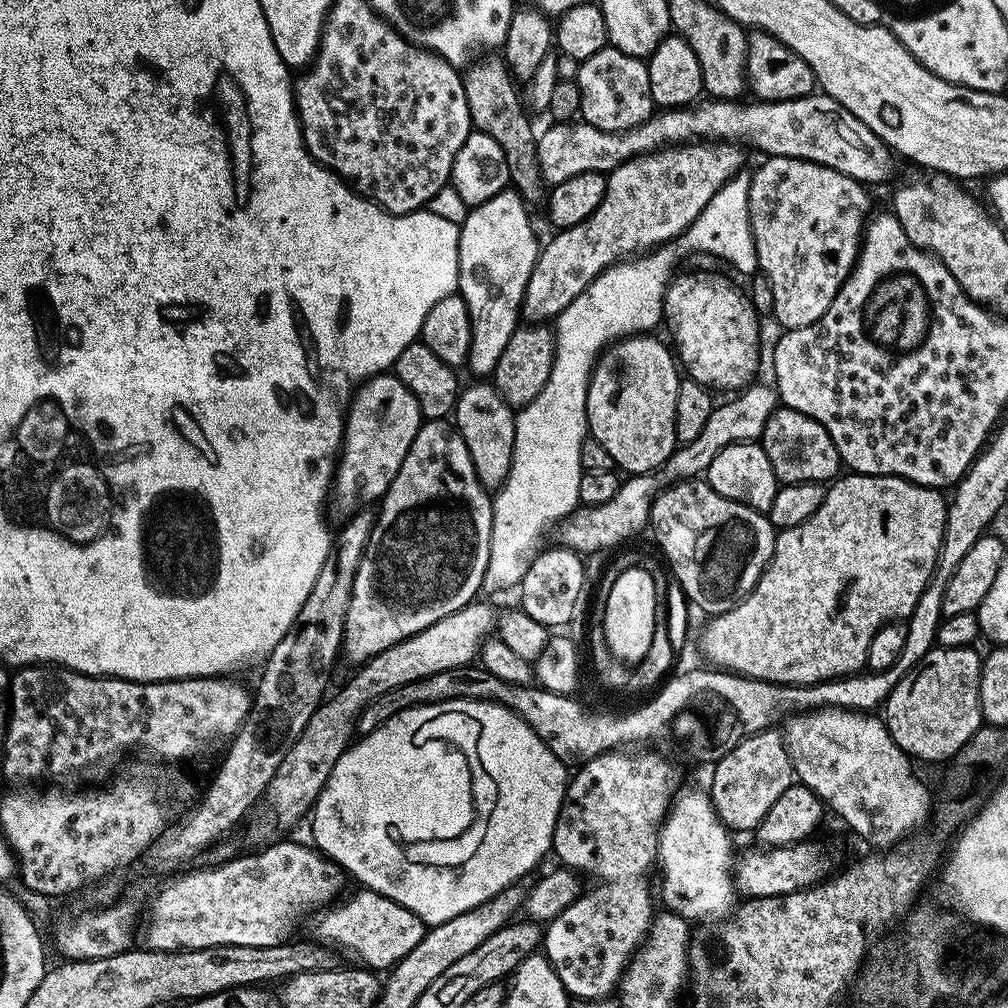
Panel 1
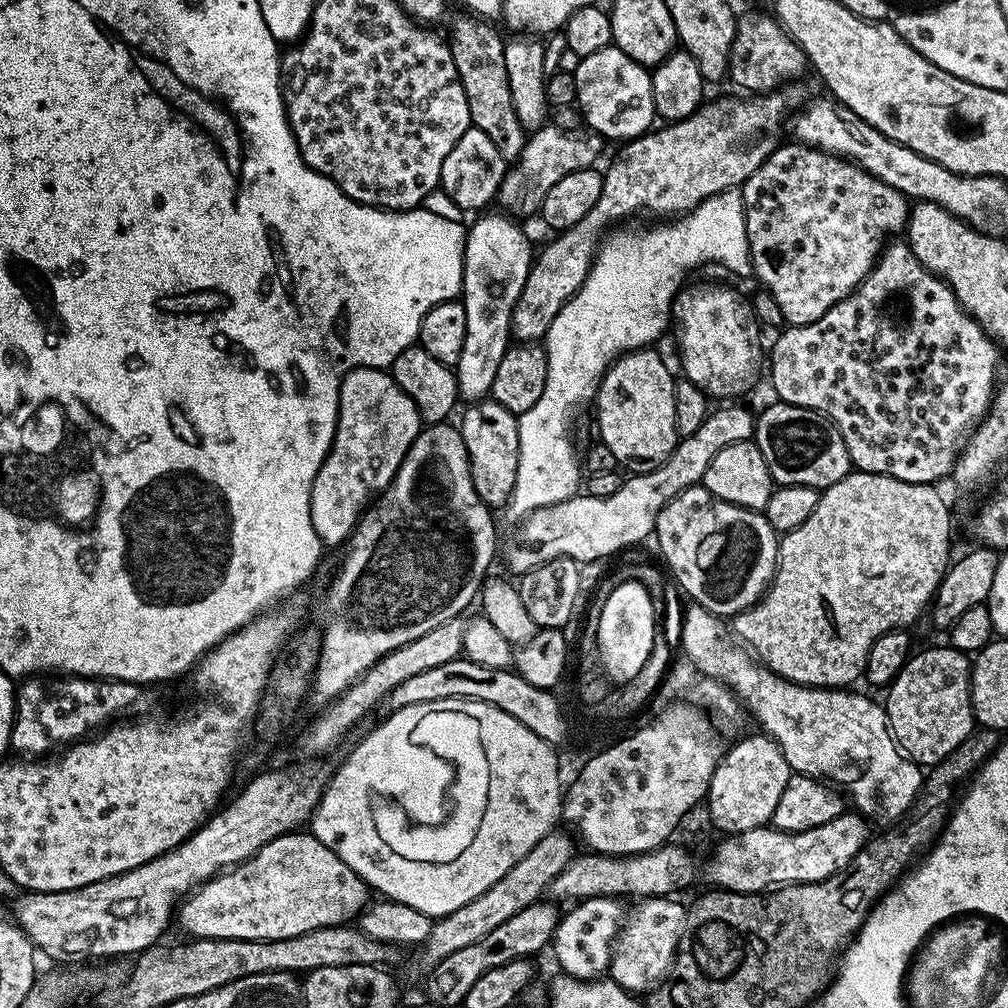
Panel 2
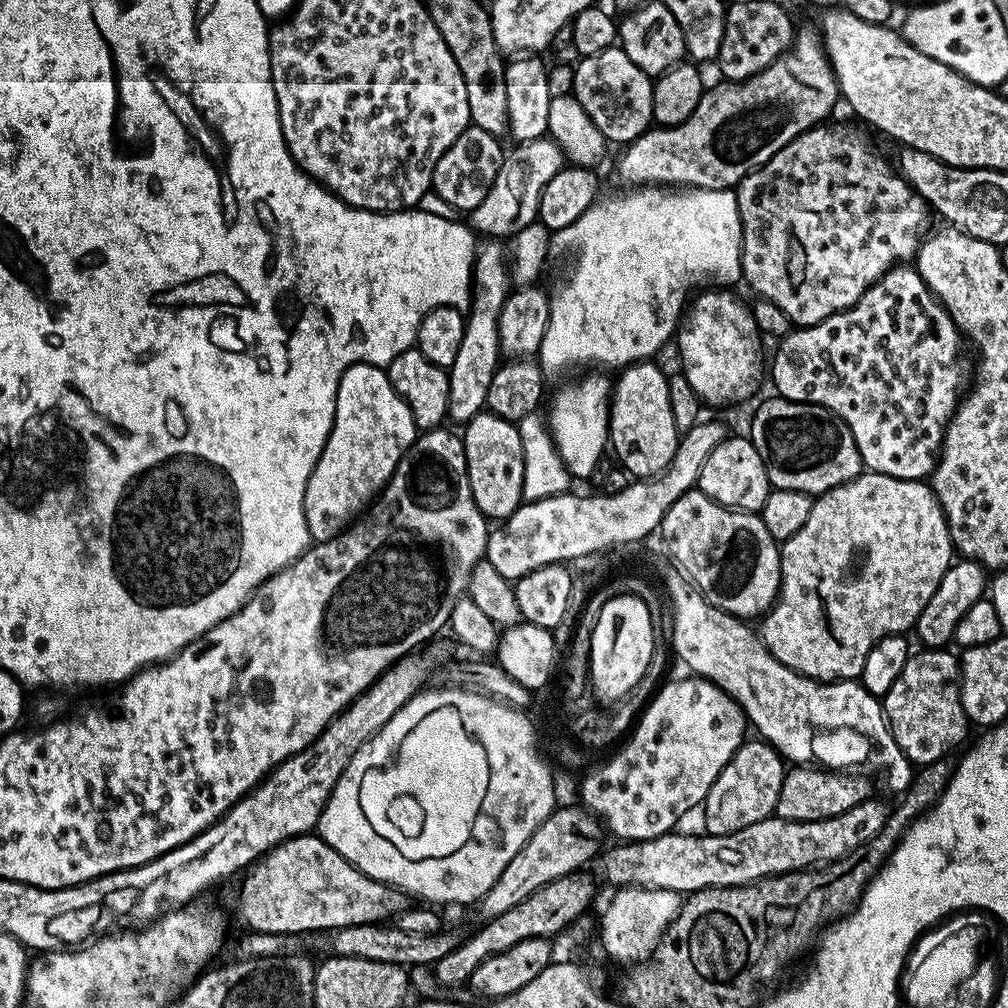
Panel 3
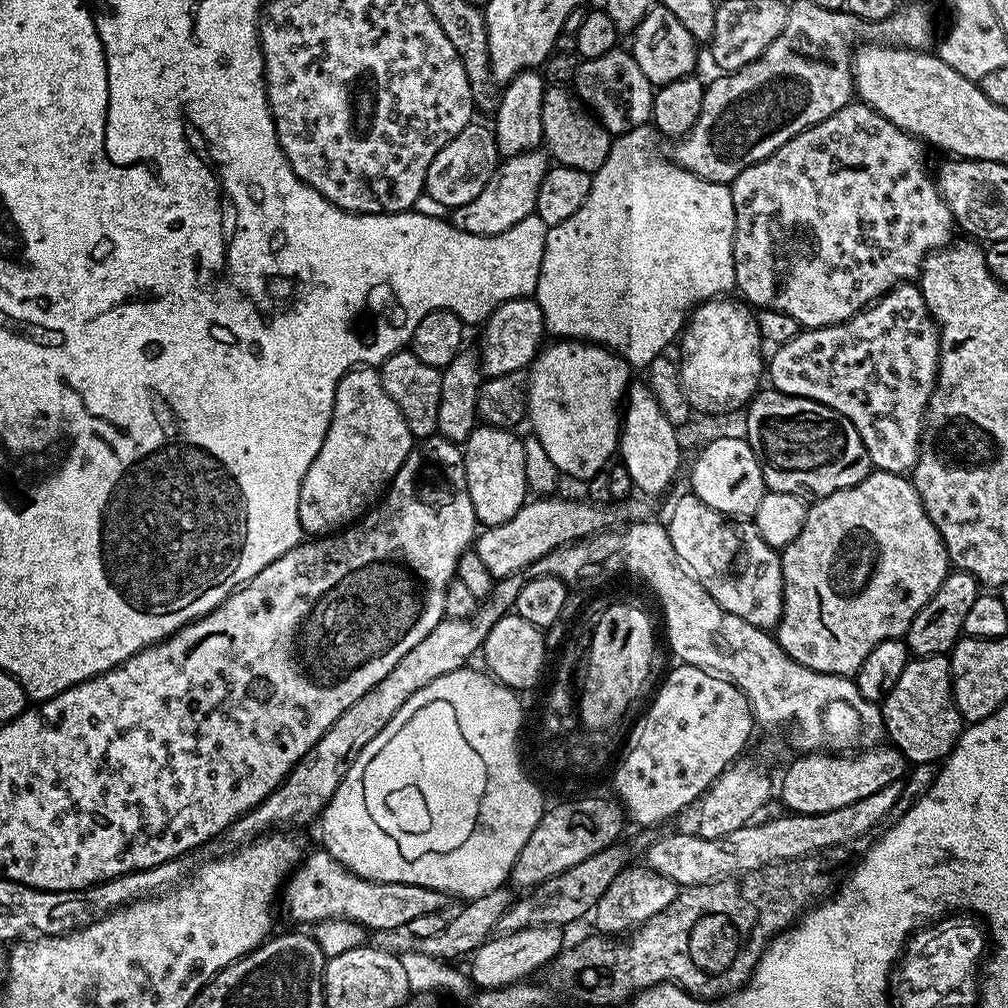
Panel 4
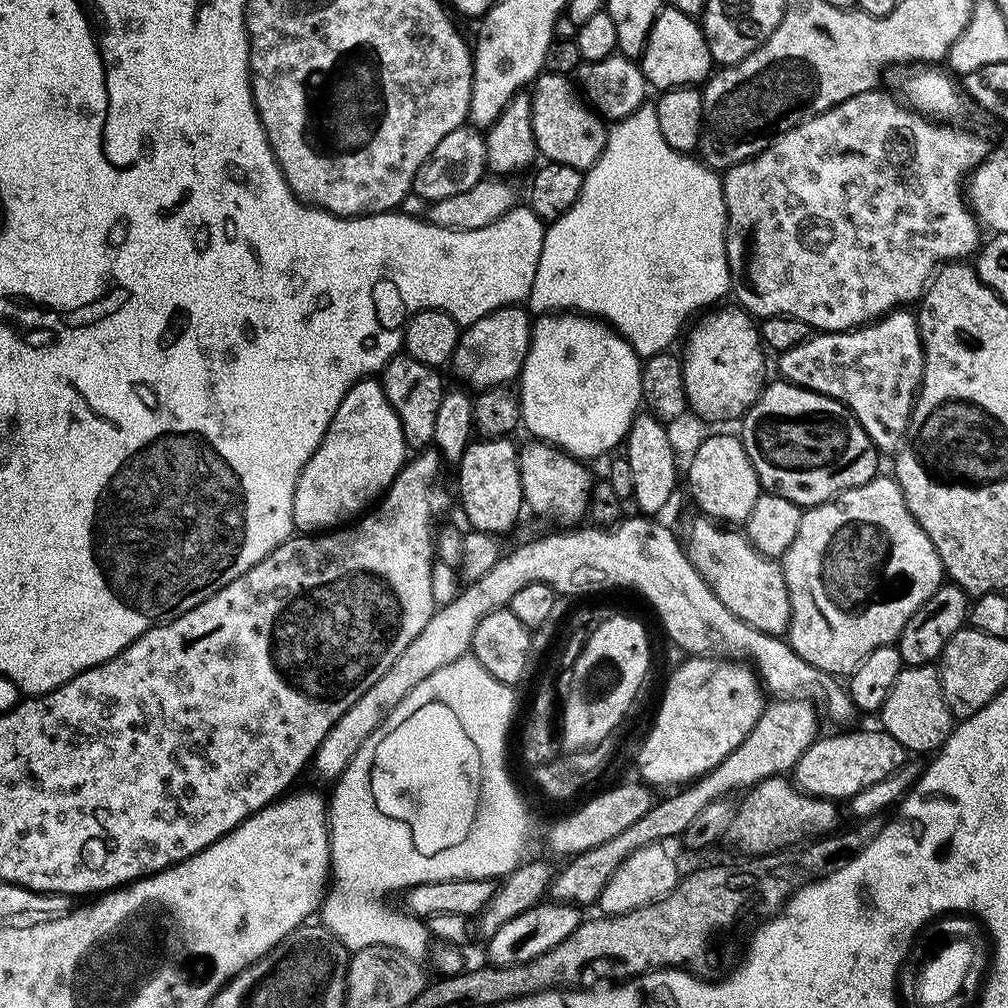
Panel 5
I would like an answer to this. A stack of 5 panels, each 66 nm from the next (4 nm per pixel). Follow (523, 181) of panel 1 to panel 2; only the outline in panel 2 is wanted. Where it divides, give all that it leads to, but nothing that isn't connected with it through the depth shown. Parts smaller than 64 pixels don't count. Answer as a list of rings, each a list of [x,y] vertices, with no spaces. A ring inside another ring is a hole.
[[[460,14],[452,24],[452,40],[450,47],[454,66],[458,70],[458,78],[462,82],[462,90],[466,90],[466,106],[470,106],[471,127],[482,130],[494,146],[498,146],[498,154],[502,154],[505,162],[519,161],[526,129],[518,122],[518,114],[514,114],[514,102],[510,98],[510,78],[506,70],[506,54],[504,53],[505,37],[500,37],[491,28],[489,21],[477,18],[472,14]]]

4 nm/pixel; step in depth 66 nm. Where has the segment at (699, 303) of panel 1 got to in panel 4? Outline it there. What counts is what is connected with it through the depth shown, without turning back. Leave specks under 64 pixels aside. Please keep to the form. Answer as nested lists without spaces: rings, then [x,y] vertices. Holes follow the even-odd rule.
[[[717,298],[705,300],[703,304],[693,307],[690,319],[685,323],[682,335],[679,337],[680,381],[684,384],[684,393],[690,402],[693,413],[705,412],[708,416],[724,416],[727,412],[747,409],[761,391],[760,379],[766,376],[765,345],[760,338],[756,312],[743,299]]]

